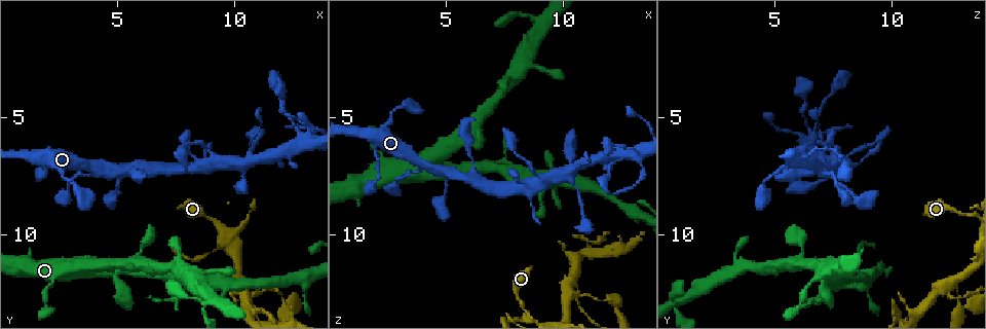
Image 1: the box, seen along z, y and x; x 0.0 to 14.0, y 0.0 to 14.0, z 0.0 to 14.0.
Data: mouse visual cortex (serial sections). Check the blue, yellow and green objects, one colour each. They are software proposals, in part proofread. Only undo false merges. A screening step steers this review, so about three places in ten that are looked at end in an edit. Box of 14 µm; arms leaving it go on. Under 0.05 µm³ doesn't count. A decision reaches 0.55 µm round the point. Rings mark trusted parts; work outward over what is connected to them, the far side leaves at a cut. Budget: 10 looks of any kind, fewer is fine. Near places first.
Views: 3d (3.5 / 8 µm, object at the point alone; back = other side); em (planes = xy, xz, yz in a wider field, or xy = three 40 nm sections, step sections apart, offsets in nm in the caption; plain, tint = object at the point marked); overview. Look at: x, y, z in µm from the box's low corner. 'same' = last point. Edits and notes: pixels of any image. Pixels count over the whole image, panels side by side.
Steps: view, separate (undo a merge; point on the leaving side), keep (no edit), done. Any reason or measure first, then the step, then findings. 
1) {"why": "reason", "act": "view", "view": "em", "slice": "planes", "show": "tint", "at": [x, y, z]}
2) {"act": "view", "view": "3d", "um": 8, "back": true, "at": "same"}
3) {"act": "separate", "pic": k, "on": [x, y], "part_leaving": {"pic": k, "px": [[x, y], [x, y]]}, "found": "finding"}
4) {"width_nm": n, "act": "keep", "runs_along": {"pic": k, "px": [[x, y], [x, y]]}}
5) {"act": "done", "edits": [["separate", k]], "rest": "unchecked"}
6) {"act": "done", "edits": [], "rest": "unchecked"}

{"why": "sudden change in width", "act": "view", "view": "3d", "um": 8, "at": [10.7, 12.6, 12.4]}

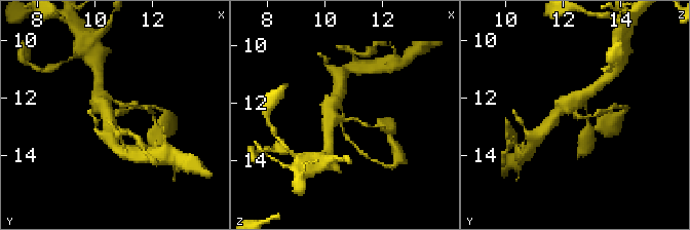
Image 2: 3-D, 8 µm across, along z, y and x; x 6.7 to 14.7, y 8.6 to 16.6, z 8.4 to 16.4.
{"why": "closer look", "act": "view", "view": "3d", "um": 3.5, "back": true, "at": [10.6, 12.6, 12.5]}

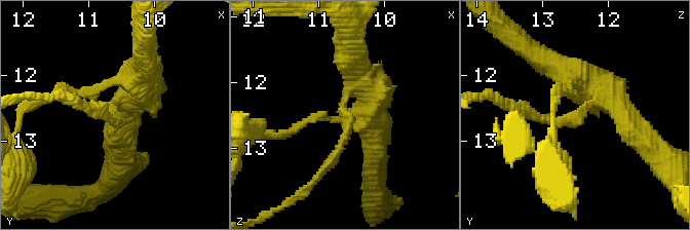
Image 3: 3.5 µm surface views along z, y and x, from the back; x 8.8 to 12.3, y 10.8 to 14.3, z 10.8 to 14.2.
{"arm_widths_nm": [150, 500], "why": "need the tissue", "act": "view", "view": "em", "slice": "xy", "step": 5, "show": "tint", "at": [10.60, 12.50, 12.45]}

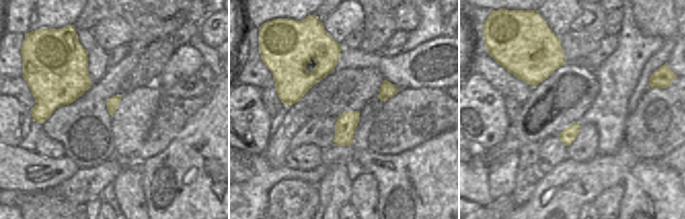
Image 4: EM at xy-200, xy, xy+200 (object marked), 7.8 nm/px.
{"width_nm": 160, "act": "keep", "runs_along": {"pic": 3, "px": [[374, 102], [330, 162]]}, "found": "one cell here"}

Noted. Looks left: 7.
{"act": "view", "view": "3d", "um": 3.5, "at": [12.2, 13.2, 13.0]}

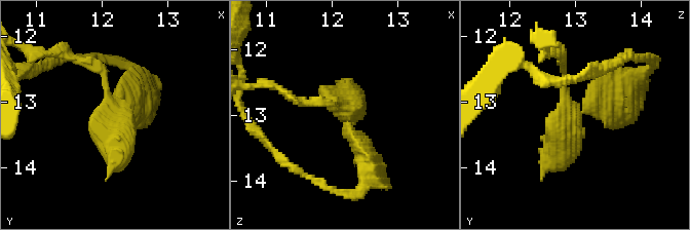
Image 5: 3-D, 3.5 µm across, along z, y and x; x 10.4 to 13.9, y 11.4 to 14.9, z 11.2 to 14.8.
{"arms": 3, "arm_widths_nm": [150, 250, 350], "why": "need the tissue", "act": "view", "view": "em", "slice": "xy", "step": 2, "show": "tint", "at": [12.25, 13.20, 12.95]}

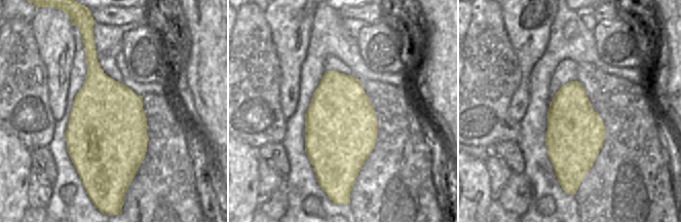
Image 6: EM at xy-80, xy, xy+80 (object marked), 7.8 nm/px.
{"act": "keep", "runs_along": {"pic": 5, "px": [[314, 103], [349, 113], [368, 165]]}, "found": "one cell here"}

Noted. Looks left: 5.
{"why": "sharp bend", "act": "view", "view": "3d", "um": 3.5, "at": [11.0, 13.3, 10.2]}

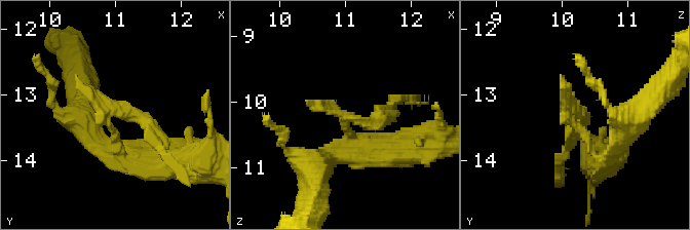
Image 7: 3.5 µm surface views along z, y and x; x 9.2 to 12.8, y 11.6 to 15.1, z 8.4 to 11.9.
{"why": "shape alone is not enough", "act": "view", "view": "em", "slice": "xy", "step": 5, "show": "tint", "at": [10.95, 13.25, 10.10]}

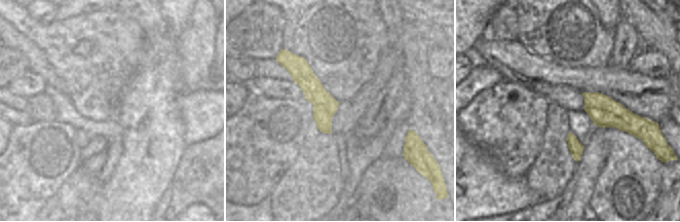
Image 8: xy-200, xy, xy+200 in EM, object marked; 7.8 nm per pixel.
{"act": "view", "view": "em", "slice": "xy", "step": 3, "show": "tint", "at": "same"}

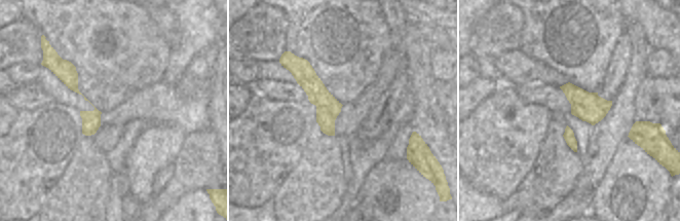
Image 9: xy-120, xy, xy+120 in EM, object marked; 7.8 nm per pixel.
{"act": "separate", "pic": 7, "on": [378, 120], "part_leaving": {"pic": 7, "px": [[339, 116], [374, 121], [393, 106]]}, "found": "two cells meet here"}

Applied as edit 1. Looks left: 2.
{"act": "done", "edits": [["separate", 7]], "rest": "unchecked"}

